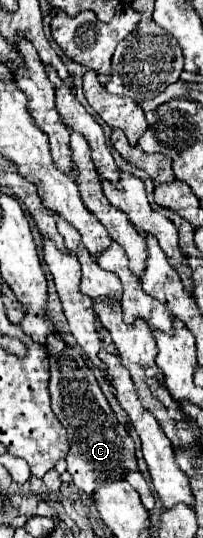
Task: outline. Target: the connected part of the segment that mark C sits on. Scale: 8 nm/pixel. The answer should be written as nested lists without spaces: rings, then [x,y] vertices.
[[[57,334],[47,336],[47,354],[49,354],[49,394],[53,412],[67,430],[71,448],[67,454],[67,472],[73,476],[73,482],[79,490],[93,496],[99,480],[123,478],[129,470],[137,470],[135,462],[135,444],[127,434],[125,426],[115,418],[105,400],[95,374],[87,368],[81,354],[65,344]]]

